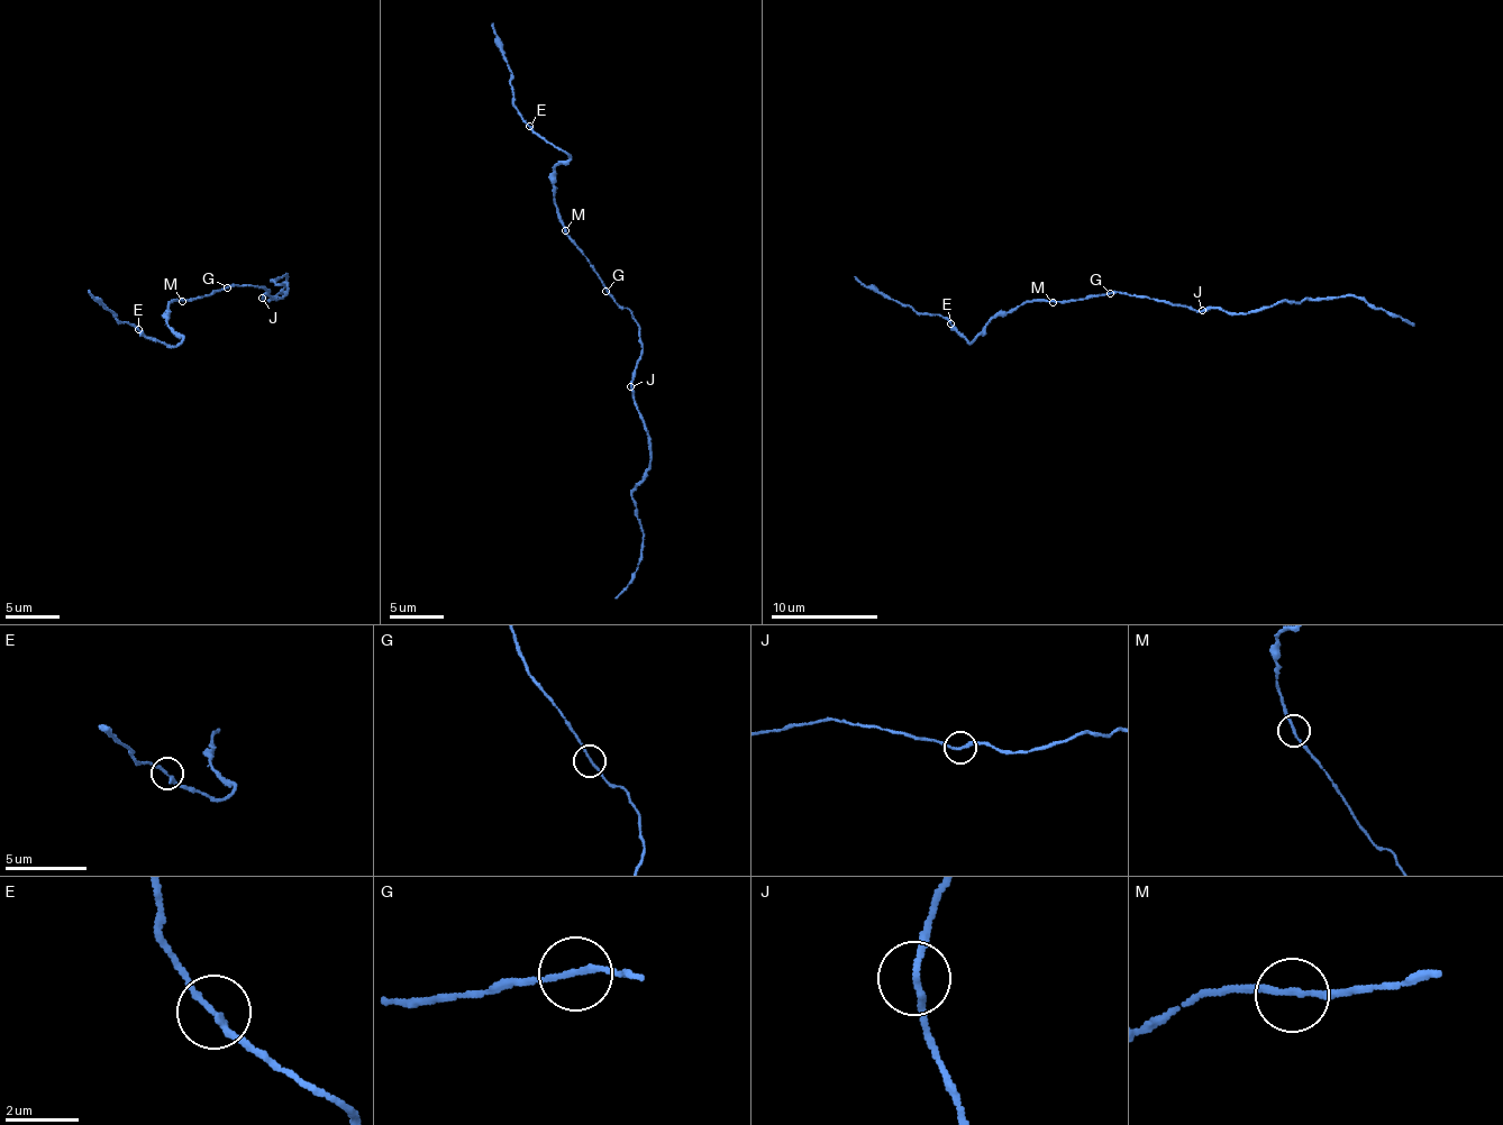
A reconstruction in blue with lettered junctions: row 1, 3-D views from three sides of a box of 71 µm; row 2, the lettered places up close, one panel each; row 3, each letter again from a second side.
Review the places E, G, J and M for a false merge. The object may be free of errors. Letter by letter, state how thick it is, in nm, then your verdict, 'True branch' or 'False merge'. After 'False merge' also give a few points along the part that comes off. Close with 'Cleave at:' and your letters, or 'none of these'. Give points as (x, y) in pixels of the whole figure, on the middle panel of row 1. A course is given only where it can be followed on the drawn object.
E: Thickness 180 nm. True branch
G: Thickness 150 nm. True branch
J: Thickness 170 nm. True branch
M: Thickness 170 nm. True branch
Cleave at: none of these

